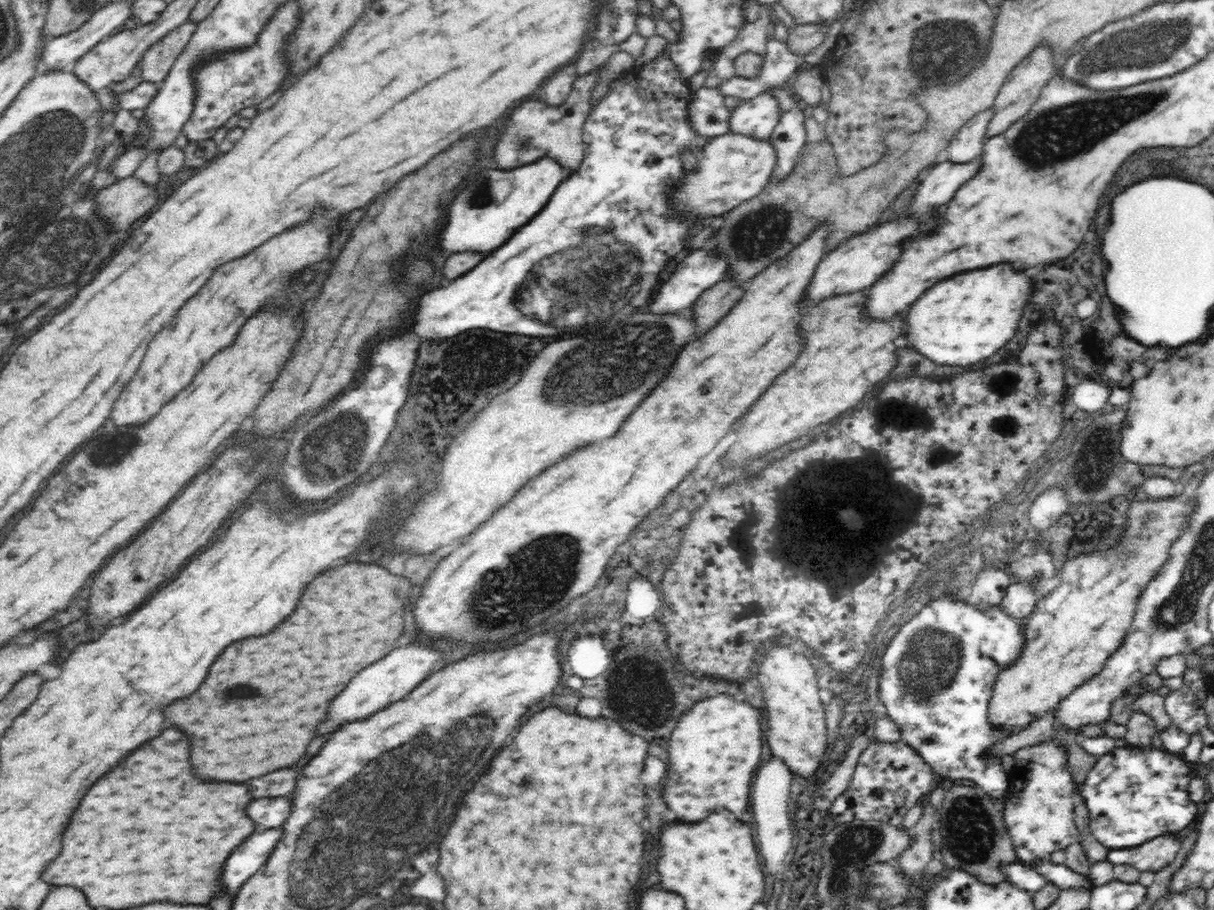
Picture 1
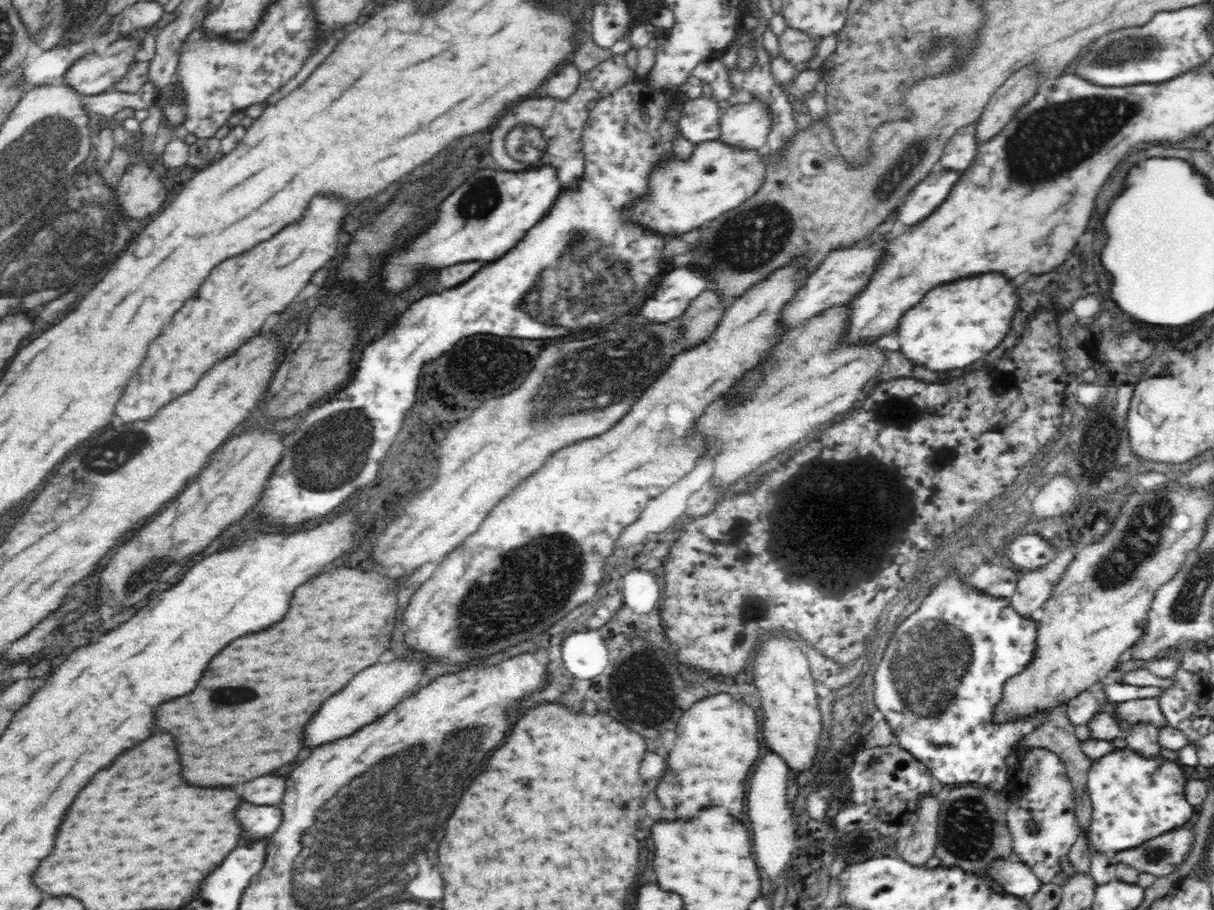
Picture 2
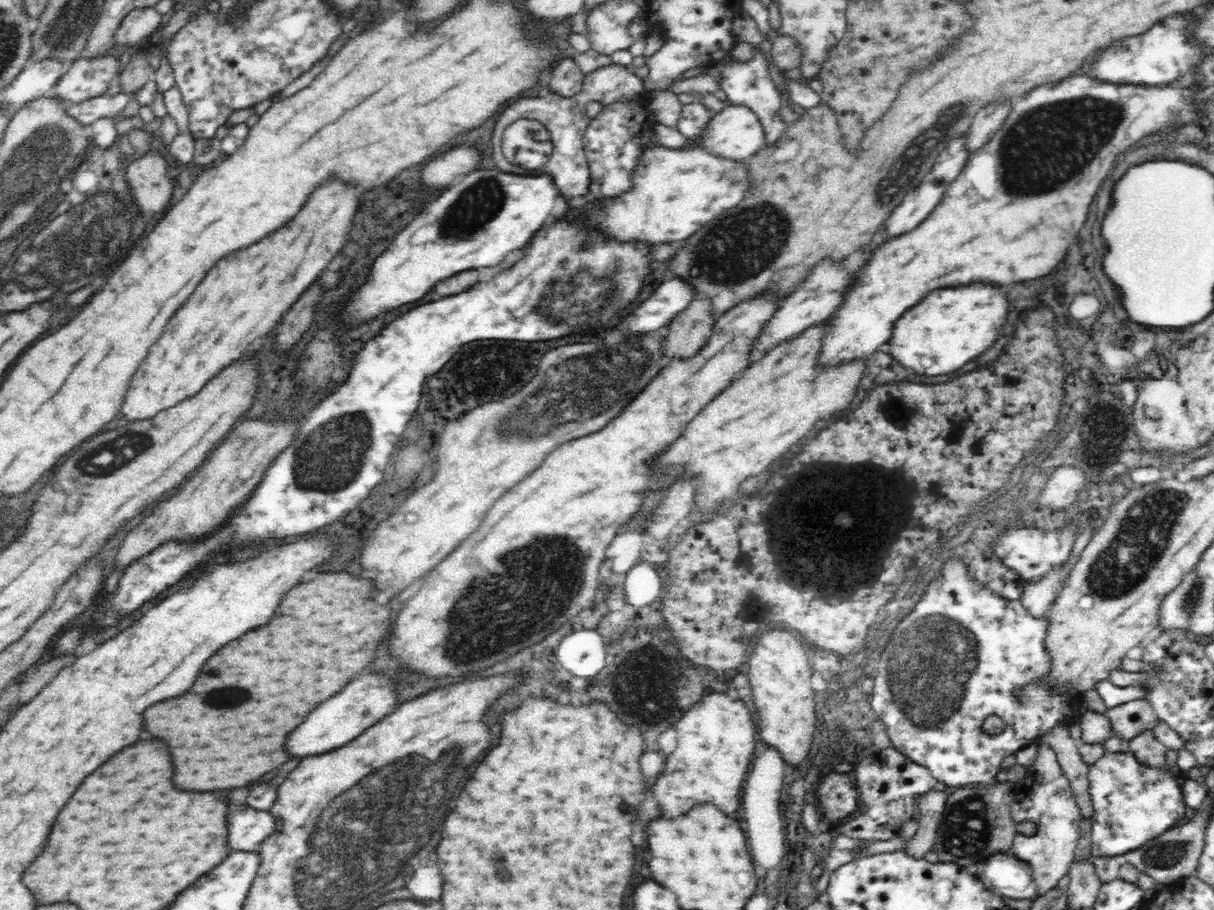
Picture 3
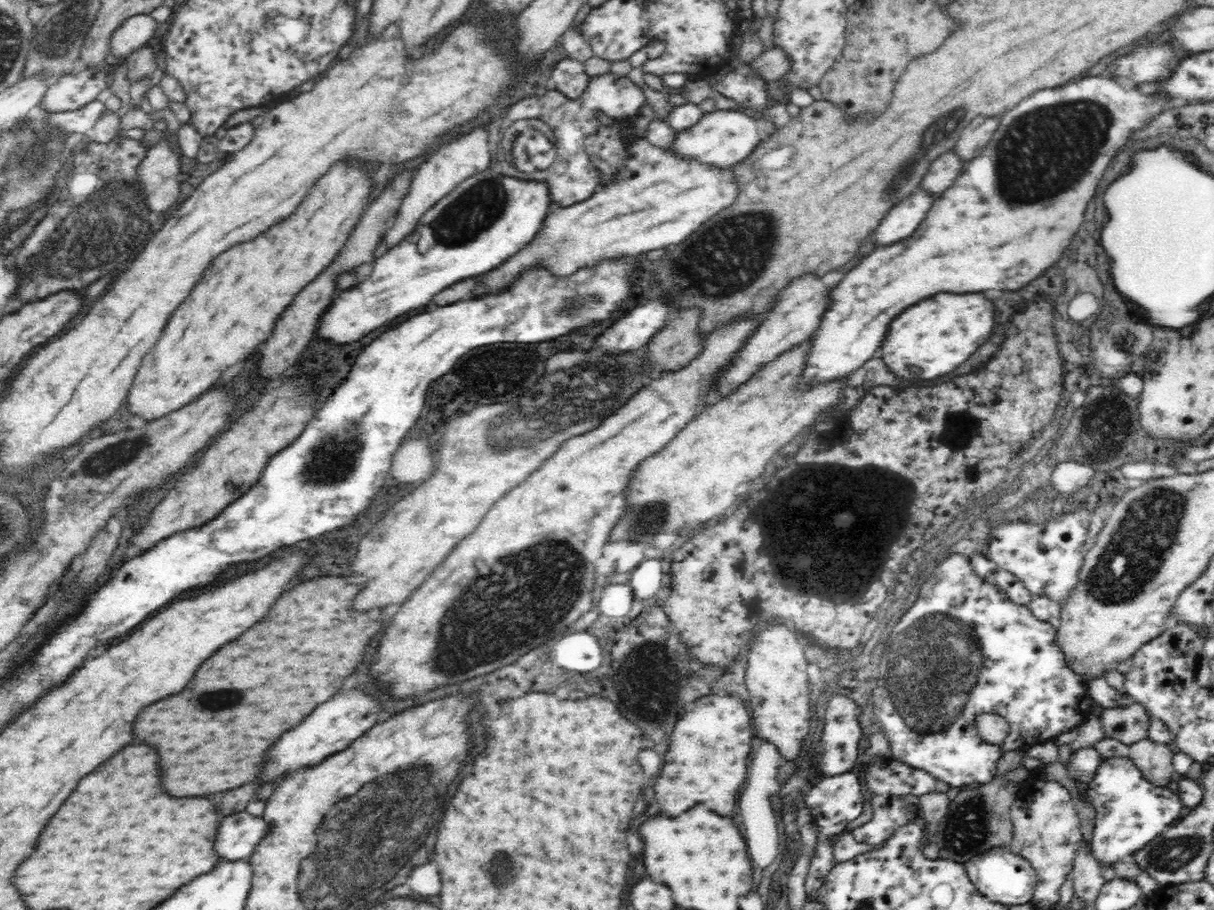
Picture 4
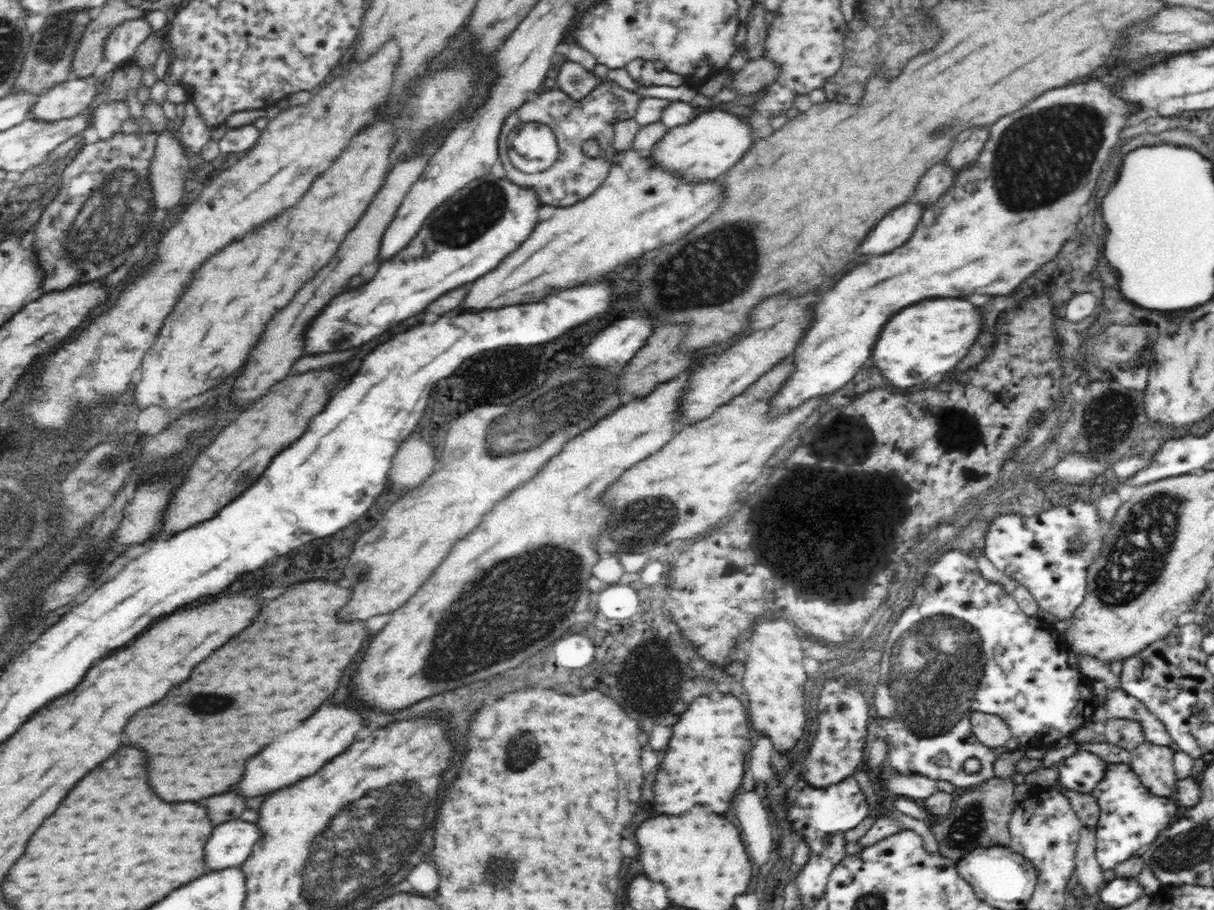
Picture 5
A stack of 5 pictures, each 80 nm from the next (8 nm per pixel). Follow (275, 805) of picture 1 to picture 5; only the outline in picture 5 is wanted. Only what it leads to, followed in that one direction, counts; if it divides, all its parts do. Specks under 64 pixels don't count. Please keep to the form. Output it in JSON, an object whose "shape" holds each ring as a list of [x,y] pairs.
{"shape":[[[231,819],[226,824],[216,826],[210,842],[206,844],[206,870],[211,872],[240,867],[260,837],[261,831],[257,823]]]}

